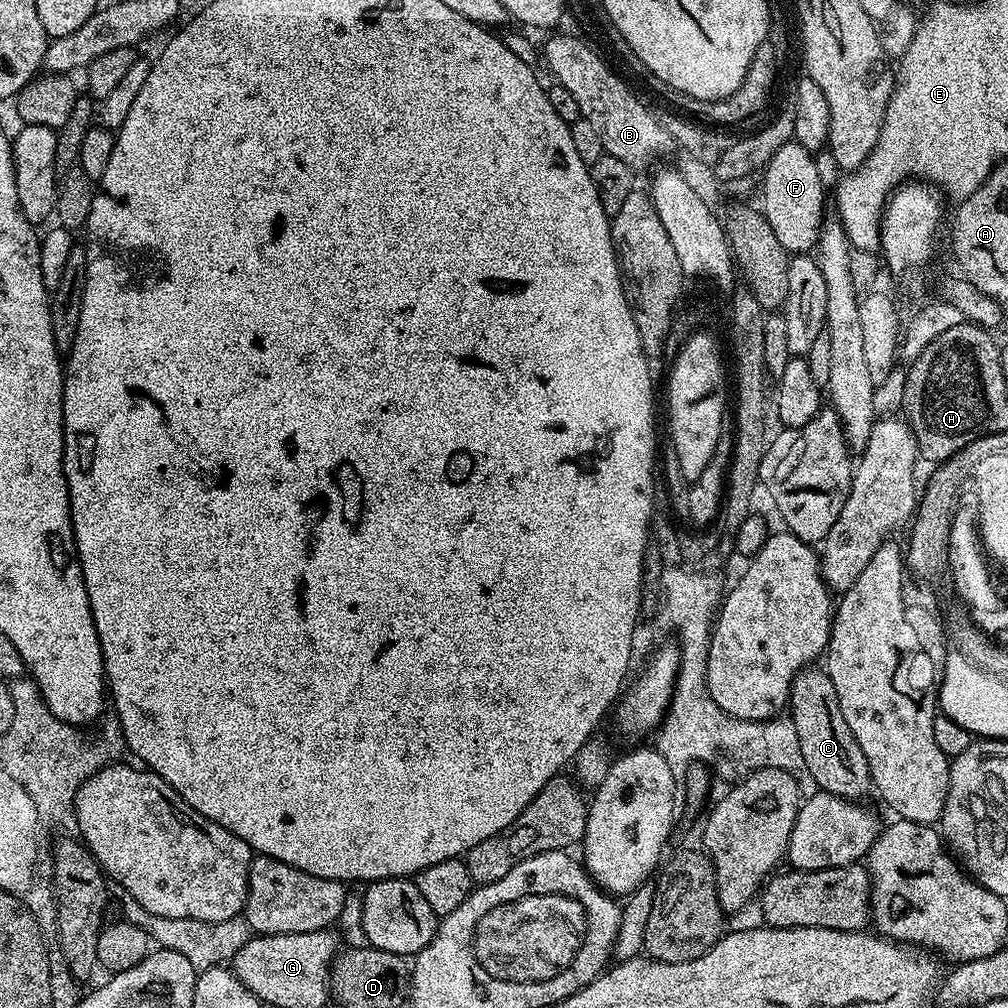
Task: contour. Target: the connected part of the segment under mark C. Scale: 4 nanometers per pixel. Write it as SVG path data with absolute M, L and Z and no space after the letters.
M809 666L794 678L790 697L790 719L798 730L798 742L804 755L804 768L812 775L815 787L822 792L829 792L853 802L863 801L864 795L873 791L874 785L870 766L866 762L866 754L862 754L862 746L858 746L858 738L846 726L846 717L842 715L842 702L838 702L838 690L834 690L834 682L827 671L819 667Z

